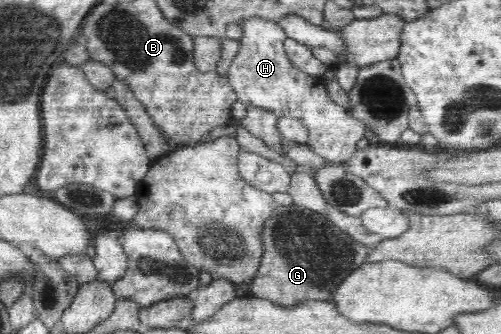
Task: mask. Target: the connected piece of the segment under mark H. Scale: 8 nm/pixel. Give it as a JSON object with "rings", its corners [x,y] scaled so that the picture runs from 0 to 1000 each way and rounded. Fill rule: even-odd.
{"rings":[[[489,54],[477,66],[483,90],[481,138],[451,225],[477,305],[493,320],[537,326],[557,350],[595,353],[615,389],[613,437],[655,485],[697,482],[709,461],[713,422],[727,413],[729,368],[695,326],[665,305],[643,228],[617,228],[593,210],[573,174],[569,87],[525,54]]]}

